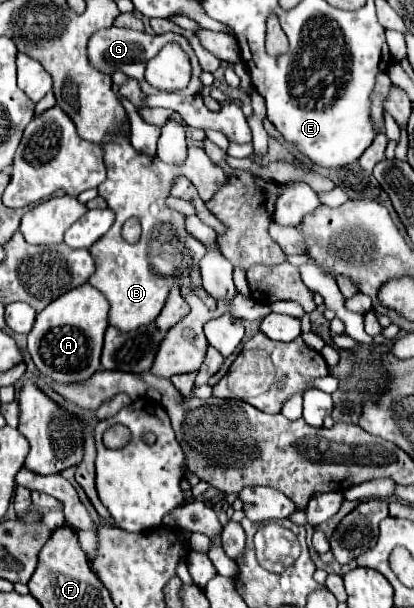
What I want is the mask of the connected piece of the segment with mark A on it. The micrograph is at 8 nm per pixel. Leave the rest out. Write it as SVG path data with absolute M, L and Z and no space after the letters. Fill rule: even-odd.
M84 283L68 295L60 295L52 307L36 315L36 323L28 333L28 353L40 373L56 383L82 383L100 369L100 353L104 331L108 329L108 299Z

